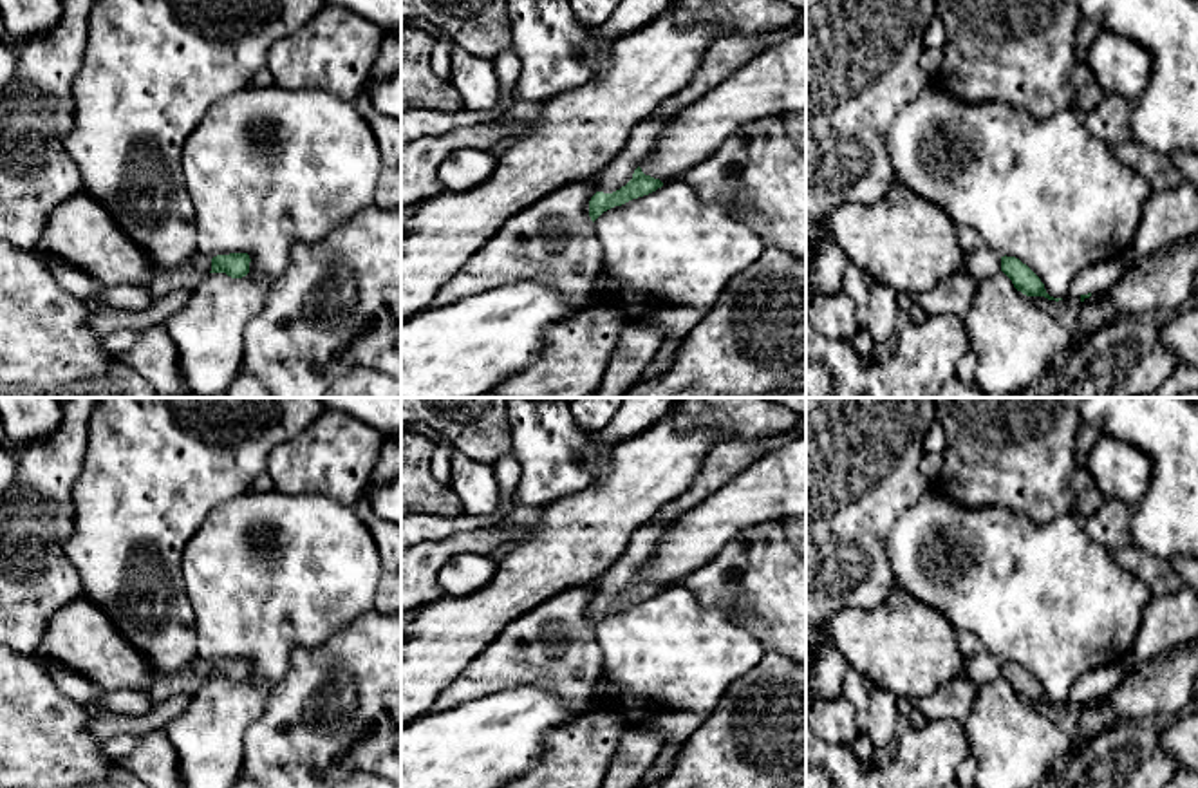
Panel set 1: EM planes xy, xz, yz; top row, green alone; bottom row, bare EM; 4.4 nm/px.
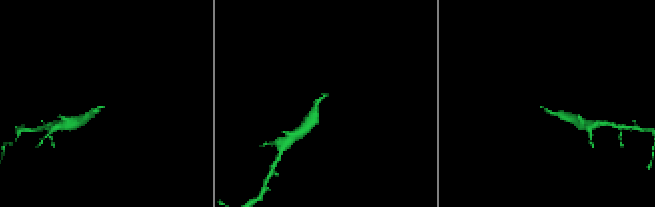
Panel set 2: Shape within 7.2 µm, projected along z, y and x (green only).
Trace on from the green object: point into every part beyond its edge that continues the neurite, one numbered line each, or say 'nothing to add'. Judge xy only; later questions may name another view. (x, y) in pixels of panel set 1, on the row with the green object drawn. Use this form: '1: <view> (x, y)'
nothing to add

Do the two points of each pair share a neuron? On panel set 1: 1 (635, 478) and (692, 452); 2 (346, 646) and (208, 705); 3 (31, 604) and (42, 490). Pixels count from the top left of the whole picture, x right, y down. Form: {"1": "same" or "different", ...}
{"1": "same", "2": "different", "3": "same"}

